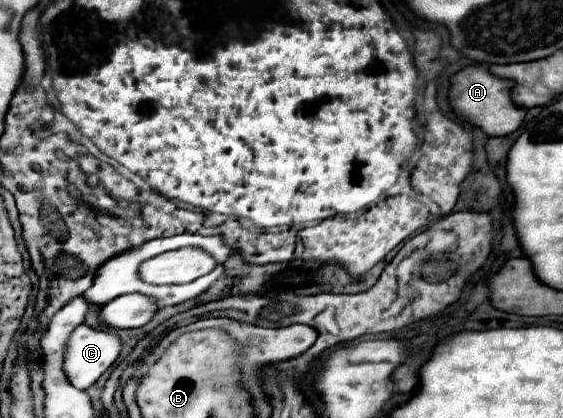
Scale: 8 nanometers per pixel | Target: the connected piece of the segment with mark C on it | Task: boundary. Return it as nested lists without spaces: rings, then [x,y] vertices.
[[[80,324],[68,338],[64,352],[64,374],[72,386],[90,388],[120,354],[120,340],[108,330]]]

